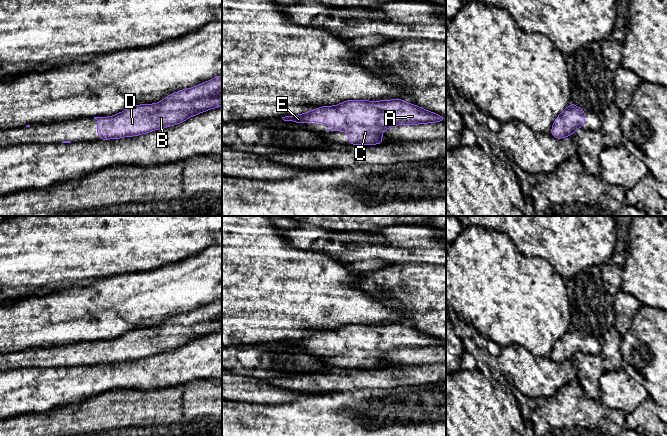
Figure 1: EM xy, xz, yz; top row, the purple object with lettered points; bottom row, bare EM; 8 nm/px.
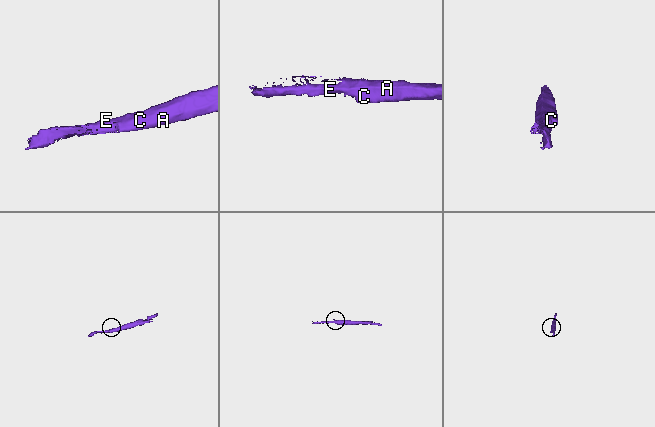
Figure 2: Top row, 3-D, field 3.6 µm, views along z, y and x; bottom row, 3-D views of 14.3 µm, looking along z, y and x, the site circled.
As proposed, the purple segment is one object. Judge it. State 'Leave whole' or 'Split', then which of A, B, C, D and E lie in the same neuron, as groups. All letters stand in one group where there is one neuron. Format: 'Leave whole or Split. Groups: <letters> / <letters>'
Leave whole. Groups: A B C D E

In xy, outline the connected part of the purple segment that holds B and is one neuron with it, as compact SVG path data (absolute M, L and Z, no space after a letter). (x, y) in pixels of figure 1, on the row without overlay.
M222 300L168 319L157 328L131 330L112 341L97 344L99 364L138 360L180 348L222 329Z

